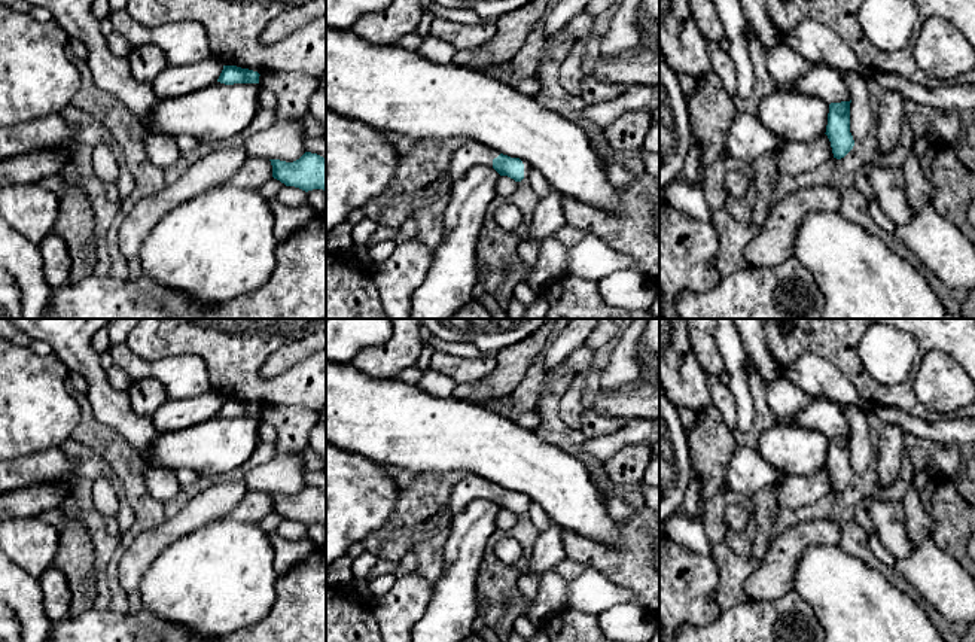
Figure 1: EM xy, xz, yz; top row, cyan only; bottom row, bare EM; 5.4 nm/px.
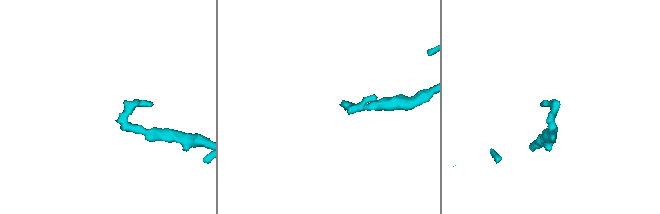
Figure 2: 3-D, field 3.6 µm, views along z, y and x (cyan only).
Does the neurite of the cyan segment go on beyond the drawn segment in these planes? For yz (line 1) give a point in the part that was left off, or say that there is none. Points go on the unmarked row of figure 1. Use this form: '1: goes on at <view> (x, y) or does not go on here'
1: does not go on here

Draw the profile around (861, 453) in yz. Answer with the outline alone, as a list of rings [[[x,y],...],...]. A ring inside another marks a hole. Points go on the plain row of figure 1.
[[[841,405],[844,417],[851,430],[850,436],[850,466],[854,477],[866,474],[872,457],[871,438],[866,414],[853,405]]]

